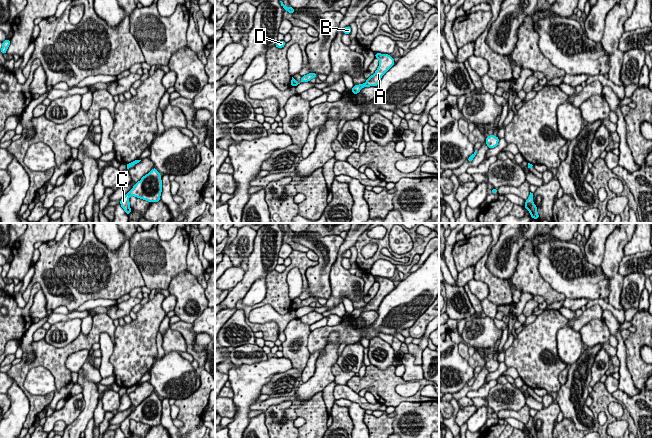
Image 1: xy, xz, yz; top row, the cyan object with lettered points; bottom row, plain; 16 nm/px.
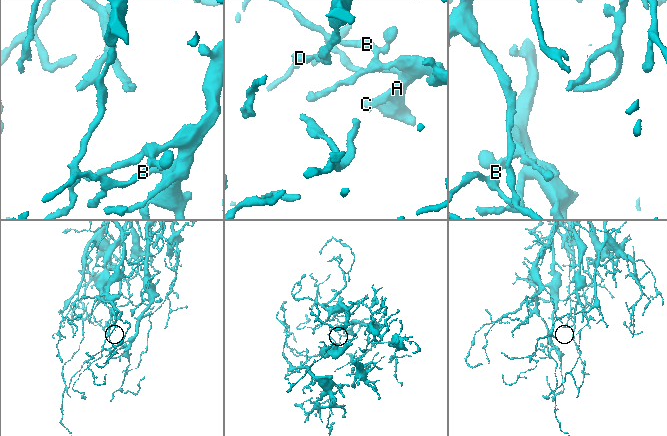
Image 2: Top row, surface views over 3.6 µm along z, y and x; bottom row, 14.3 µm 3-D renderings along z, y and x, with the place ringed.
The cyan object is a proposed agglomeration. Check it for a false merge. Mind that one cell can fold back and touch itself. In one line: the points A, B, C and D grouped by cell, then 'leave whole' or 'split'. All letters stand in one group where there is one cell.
groups A B C D; leave whole

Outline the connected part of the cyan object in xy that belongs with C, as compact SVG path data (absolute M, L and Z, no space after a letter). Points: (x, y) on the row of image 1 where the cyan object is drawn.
M154 167L148 174L143 176L140 181L134 184L134 187L120 200L120 205L125 213L129 215L129 213L132 212L129 203L129 197L131 195L153 203L161 201L161 192L161 174Z

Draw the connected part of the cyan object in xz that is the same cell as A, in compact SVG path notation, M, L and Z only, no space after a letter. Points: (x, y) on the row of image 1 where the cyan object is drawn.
M375 53L375 58L378 58L380 61L377 70L373 75L367 78L367 81L365 83L354 85L351 89L353 94L358 94L364 87L377 87L382 76L395 64L393 57L388 54Z

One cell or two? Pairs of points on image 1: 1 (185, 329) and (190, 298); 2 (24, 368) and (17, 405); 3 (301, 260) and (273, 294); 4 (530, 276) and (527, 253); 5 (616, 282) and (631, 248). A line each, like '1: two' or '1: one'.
1: two
2: two
3: one
4: one
5: two

